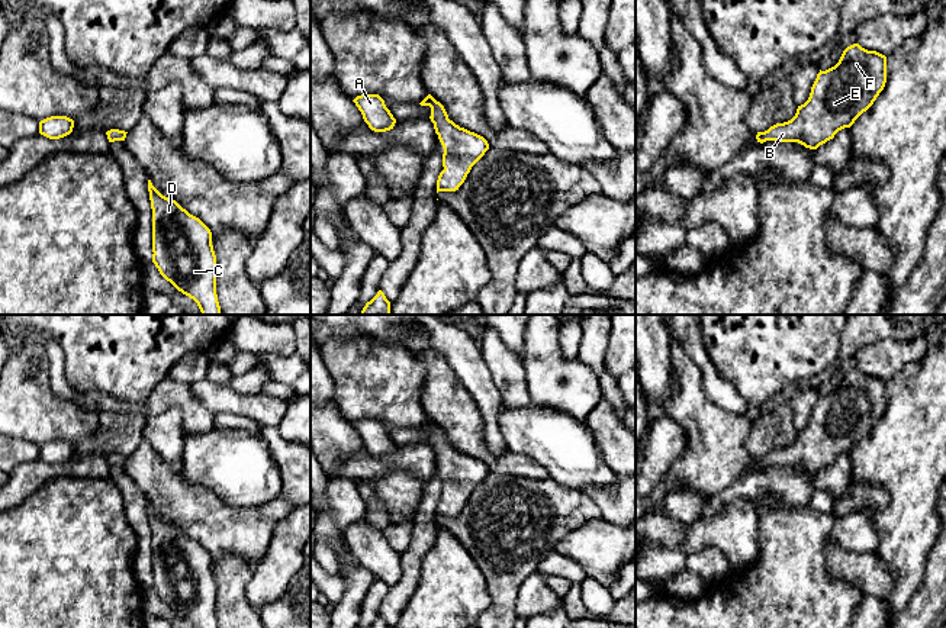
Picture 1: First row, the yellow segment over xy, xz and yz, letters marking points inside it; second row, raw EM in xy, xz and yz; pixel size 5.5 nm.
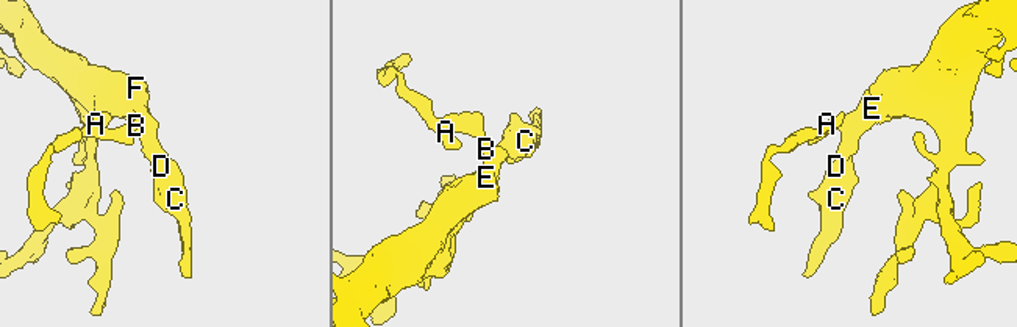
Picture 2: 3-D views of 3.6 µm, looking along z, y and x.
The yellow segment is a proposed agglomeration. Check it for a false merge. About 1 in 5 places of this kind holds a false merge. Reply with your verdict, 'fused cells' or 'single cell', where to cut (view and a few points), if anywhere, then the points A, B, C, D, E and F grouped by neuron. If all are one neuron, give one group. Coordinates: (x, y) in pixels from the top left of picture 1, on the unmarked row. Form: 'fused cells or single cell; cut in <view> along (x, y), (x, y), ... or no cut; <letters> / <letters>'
single cell; no cut; A B C D E F

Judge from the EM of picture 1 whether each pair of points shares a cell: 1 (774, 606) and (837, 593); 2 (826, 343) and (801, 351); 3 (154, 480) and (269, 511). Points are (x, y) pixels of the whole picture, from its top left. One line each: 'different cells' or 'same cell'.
1: same cell
2: same cell
3: same cell

